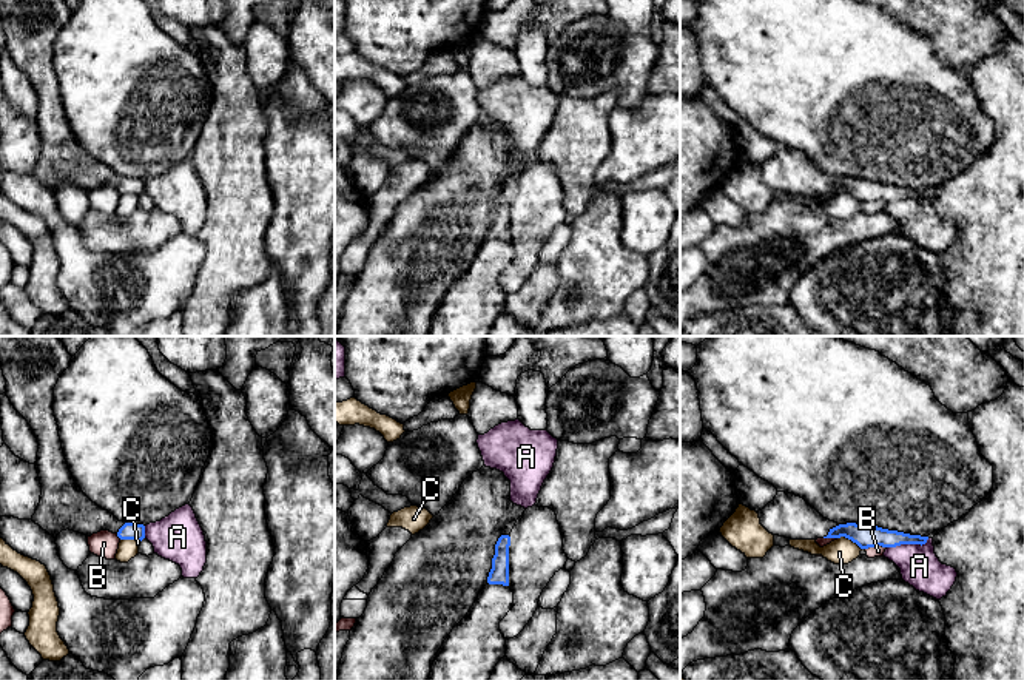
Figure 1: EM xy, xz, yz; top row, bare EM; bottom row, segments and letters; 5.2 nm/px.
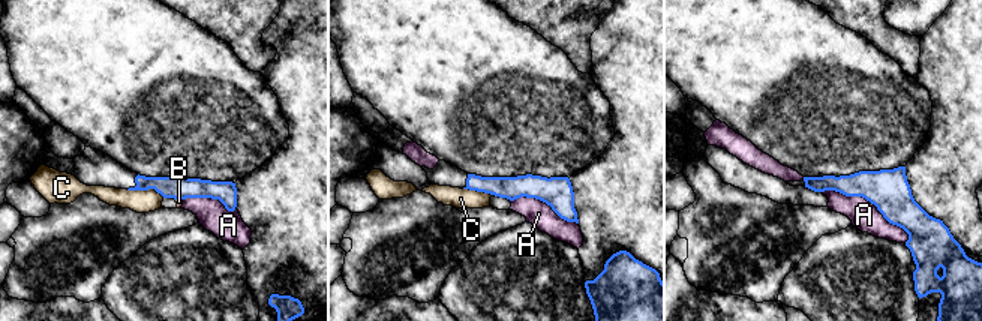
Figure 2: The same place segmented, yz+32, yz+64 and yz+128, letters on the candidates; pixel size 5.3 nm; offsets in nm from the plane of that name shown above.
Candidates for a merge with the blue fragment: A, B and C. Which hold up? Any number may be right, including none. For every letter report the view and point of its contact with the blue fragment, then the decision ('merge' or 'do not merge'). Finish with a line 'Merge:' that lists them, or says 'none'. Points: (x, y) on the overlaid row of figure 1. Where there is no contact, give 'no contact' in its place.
A: yz (907, 543) | do not merge
B: yz (875, 545) | do not merge
C: yz (850, 538) | do not merge
Merge: none

